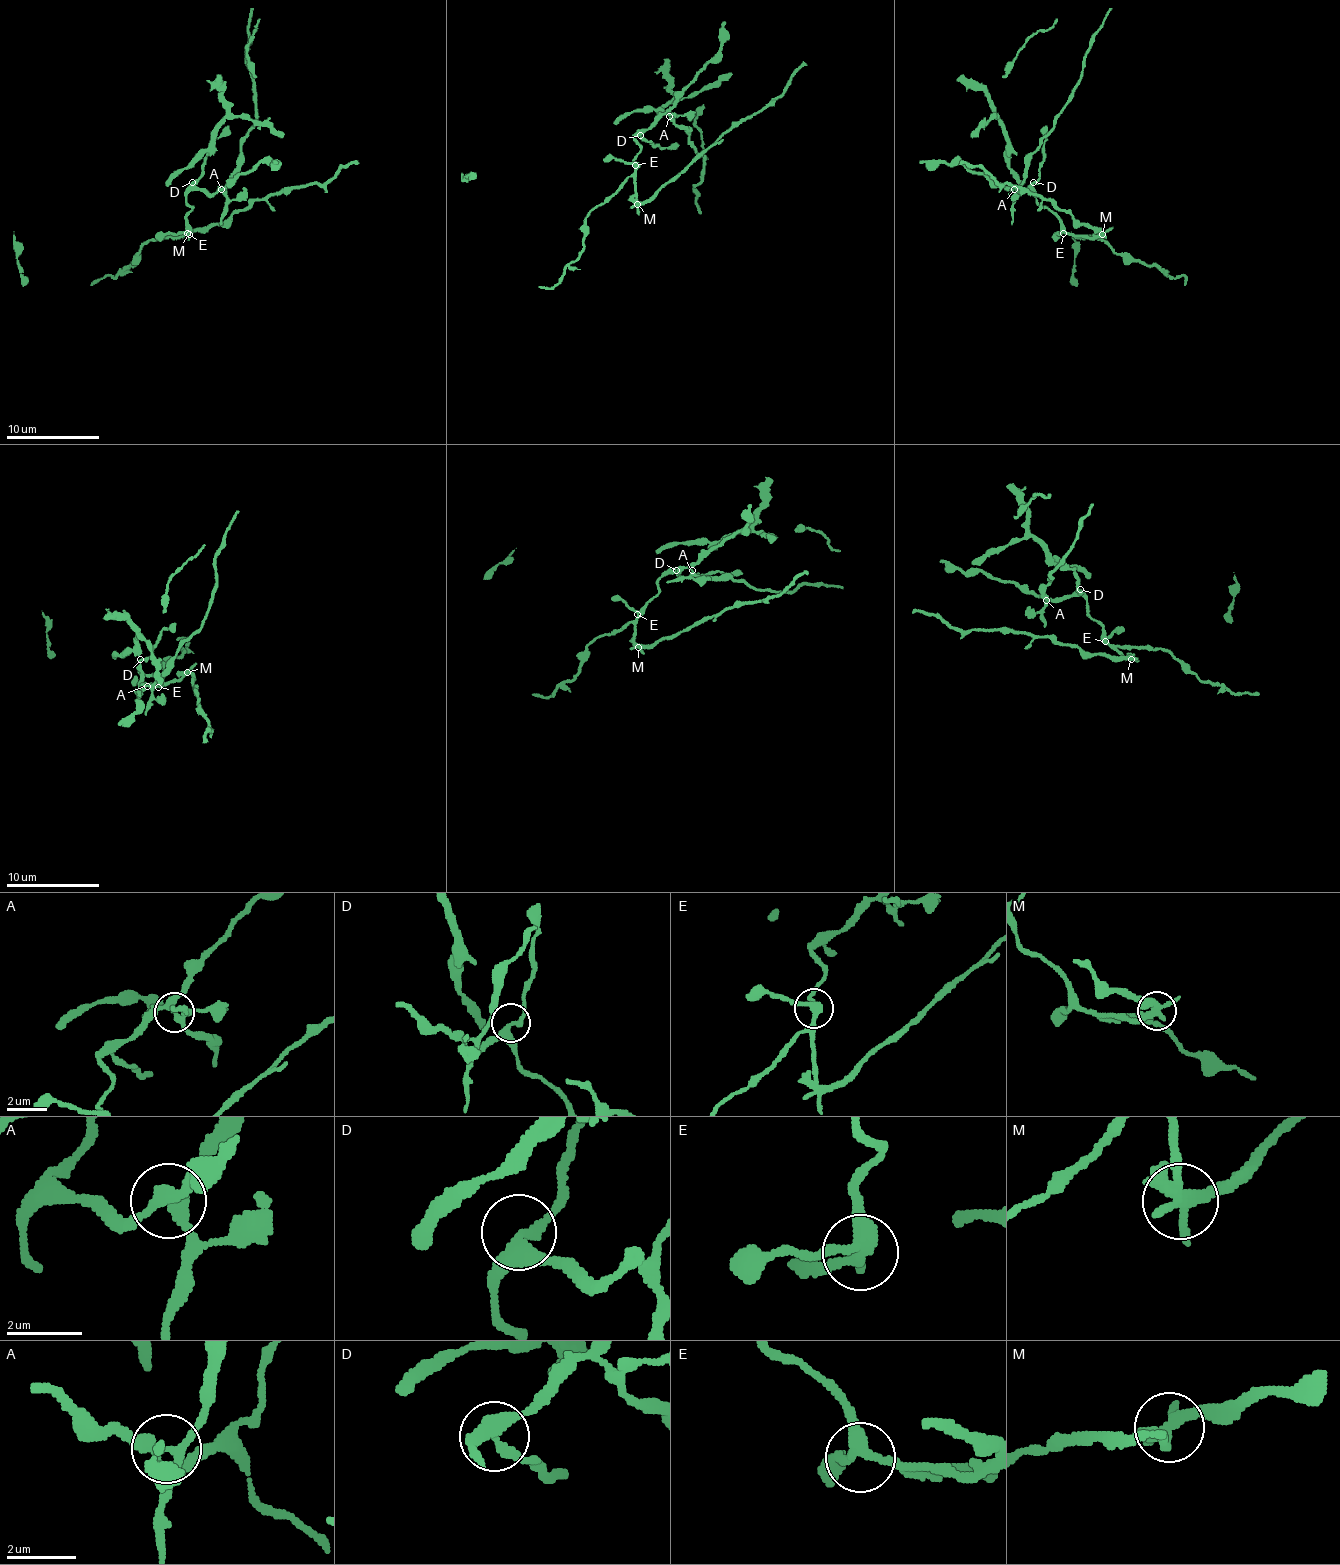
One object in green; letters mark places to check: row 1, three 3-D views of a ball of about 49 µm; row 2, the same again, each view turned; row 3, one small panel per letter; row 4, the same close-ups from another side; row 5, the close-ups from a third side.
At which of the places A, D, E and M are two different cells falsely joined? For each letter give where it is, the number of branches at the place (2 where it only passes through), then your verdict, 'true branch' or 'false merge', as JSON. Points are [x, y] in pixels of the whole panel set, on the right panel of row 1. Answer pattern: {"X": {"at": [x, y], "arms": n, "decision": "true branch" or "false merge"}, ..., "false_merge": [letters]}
{"A": {"at": [1014, 189], "arms": 4, "decision": "false merge"}, "D": {"at": [1033, 182], "arms": 3, "decision": "true branch"}, "E": {"at": [1063, 233], "arms": 3, "decision": "true branch"}, "M": {"at": [1102, 234], "arms": 3, "decision": "false merge"}, "false_merge": ["A", "M"]}

